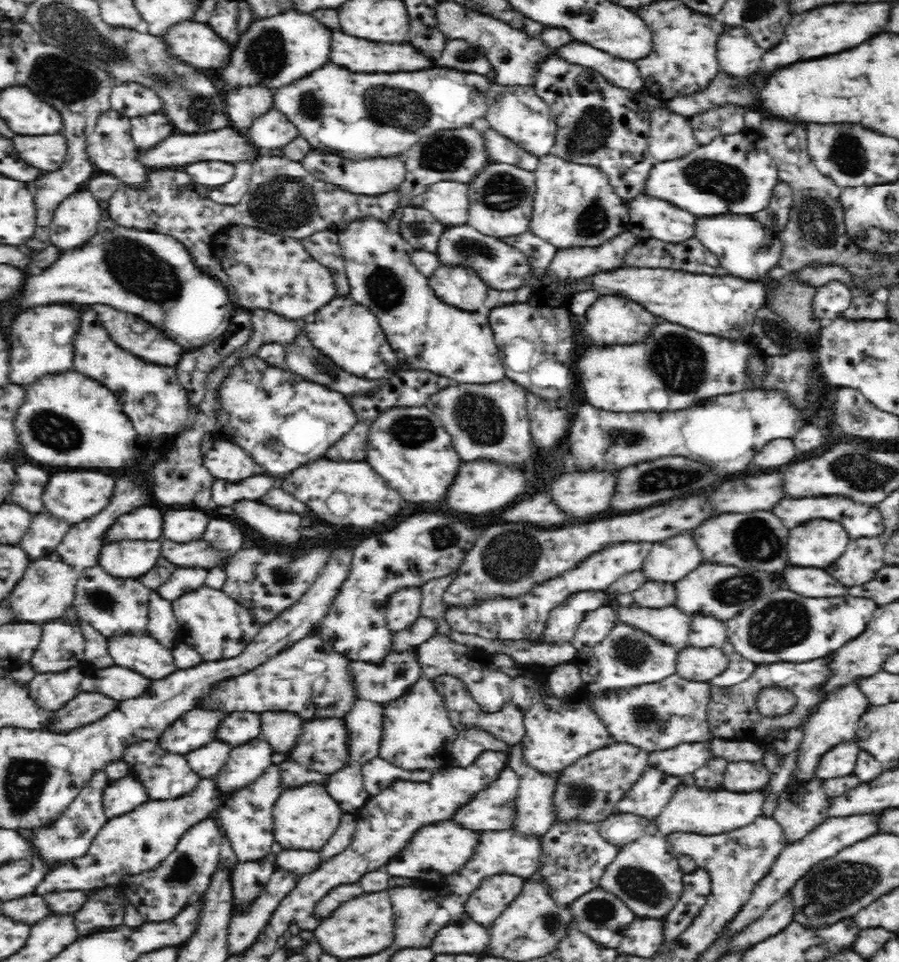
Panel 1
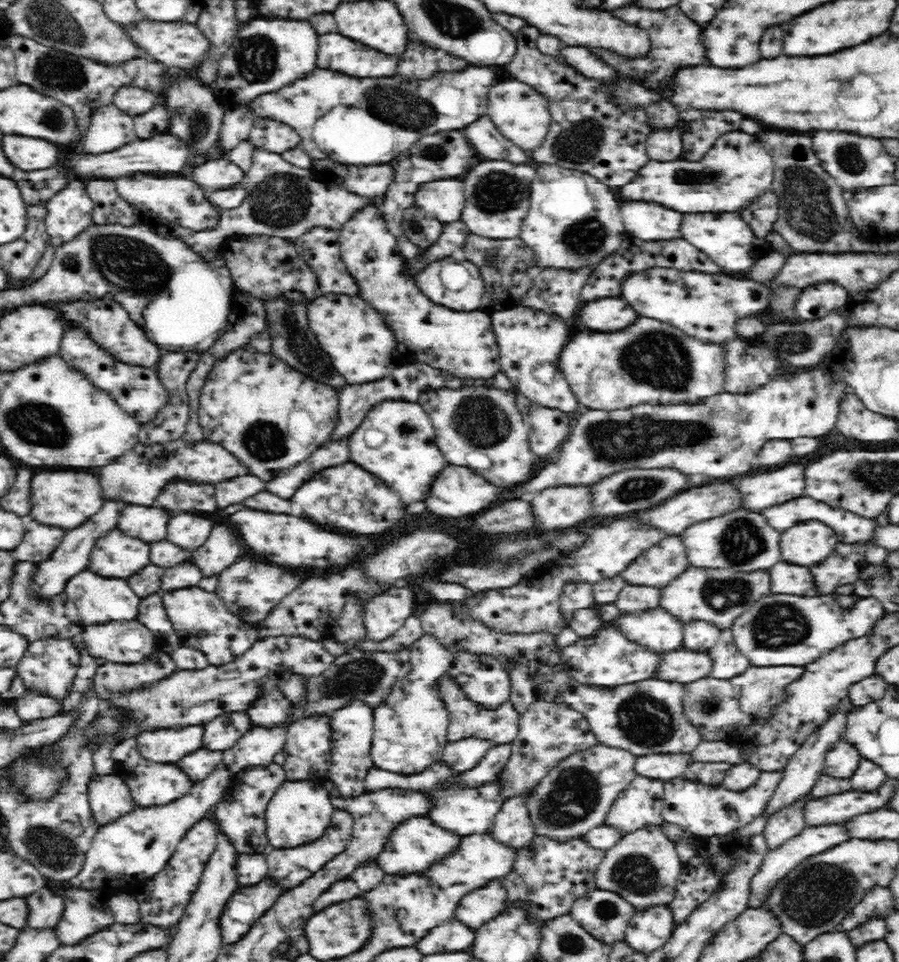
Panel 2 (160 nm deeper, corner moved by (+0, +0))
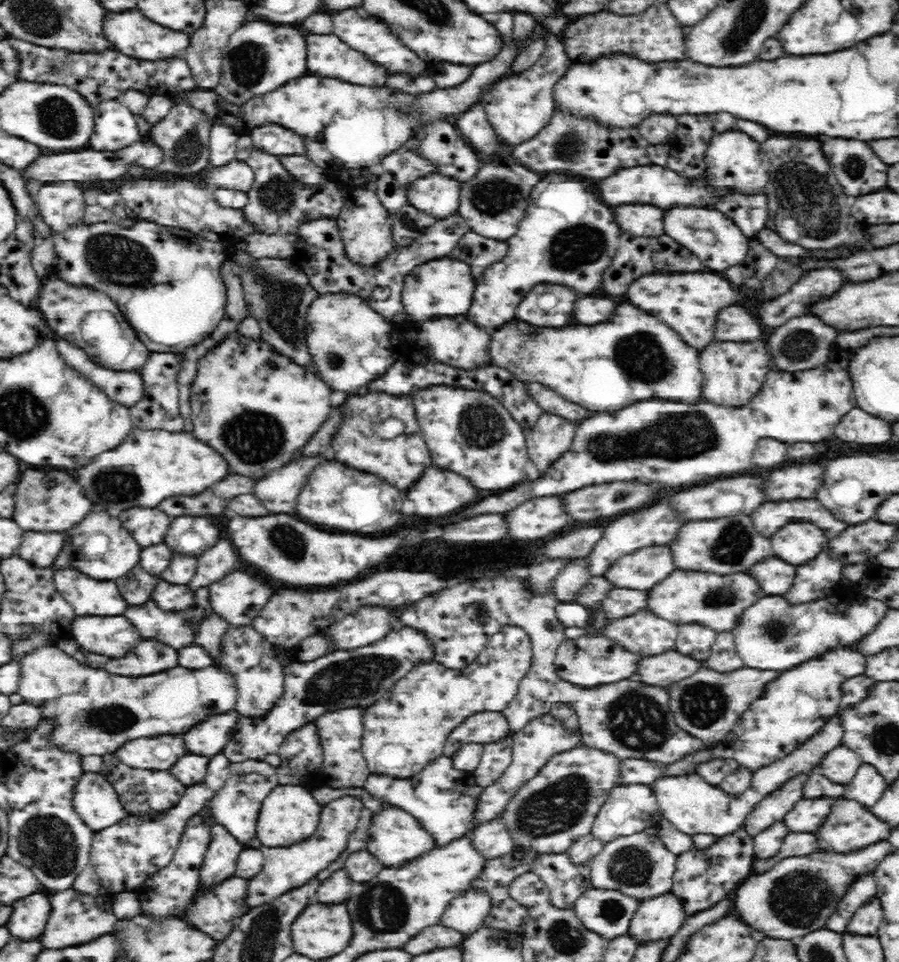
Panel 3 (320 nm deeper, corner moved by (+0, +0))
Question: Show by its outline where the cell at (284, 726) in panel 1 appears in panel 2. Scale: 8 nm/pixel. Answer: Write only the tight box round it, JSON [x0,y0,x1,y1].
[246,685,292,729]

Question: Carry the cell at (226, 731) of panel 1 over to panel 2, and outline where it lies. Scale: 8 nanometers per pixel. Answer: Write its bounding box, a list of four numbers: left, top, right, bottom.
[204,711,252,751]

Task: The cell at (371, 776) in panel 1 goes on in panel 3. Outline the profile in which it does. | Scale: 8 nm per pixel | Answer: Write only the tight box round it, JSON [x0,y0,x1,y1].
[364,755,484,847]

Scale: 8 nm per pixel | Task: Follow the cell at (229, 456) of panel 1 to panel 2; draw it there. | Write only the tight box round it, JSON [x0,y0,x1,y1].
[96,440,248,504]

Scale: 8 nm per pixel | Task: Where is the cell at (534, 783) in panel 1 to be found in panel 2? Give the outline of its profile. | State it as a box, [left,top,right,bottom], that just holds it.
[488,790,537,850]

